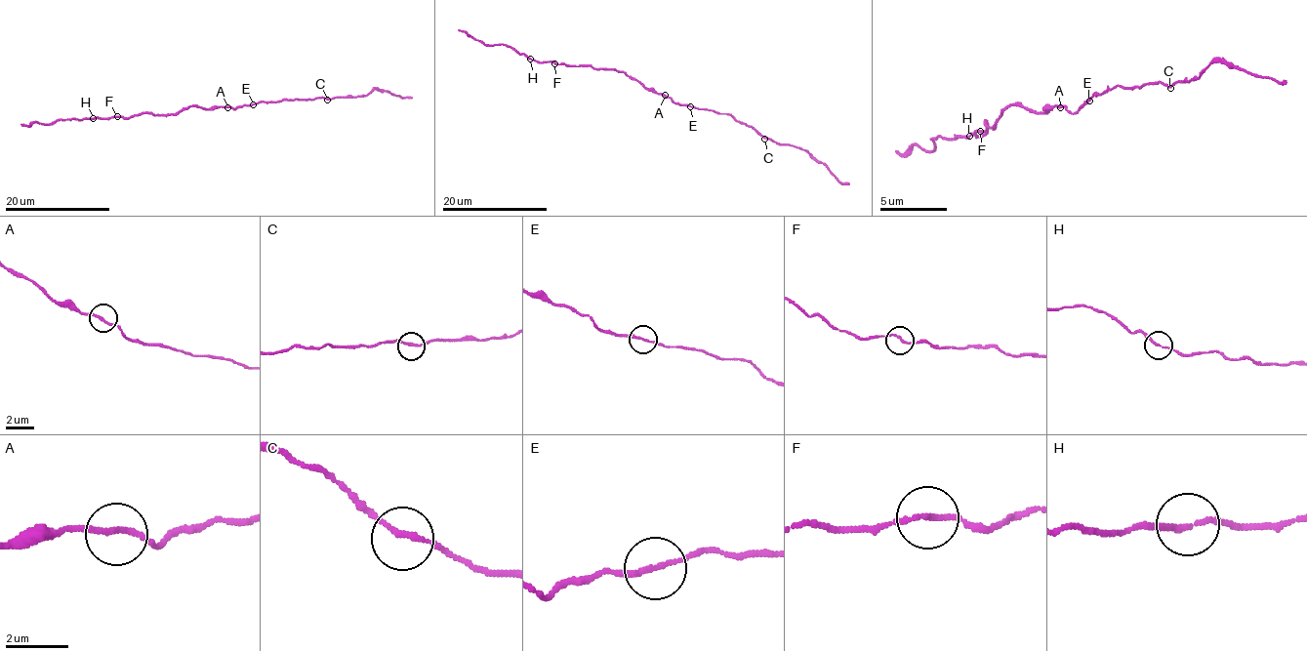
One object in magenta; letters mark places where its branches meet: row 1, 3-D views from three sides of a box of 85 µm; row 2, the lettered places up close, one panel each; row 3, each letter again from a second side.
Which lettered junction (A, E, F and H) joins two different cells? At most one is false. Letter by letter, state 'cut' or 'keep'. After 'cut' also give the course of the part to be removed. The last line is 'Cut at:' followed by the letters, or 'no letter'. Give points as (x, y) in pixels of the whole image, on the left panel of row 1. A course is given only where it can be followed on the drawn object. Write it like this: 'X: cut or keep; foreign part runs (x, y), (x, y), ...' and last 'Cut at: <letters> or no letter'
A: keep
E: keep
F: keep
H: keep
Cut at: no letter

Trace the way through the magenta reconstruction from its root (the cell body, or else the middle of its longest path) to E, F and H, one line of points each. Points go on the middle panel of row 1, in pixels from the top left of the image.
E: (657, 94), (664, 94), (673, 102), (690, 106)
F: (657, 94), (616, 69), (554, 63)
H: (657, 94), (616, 69), (530, 60)

